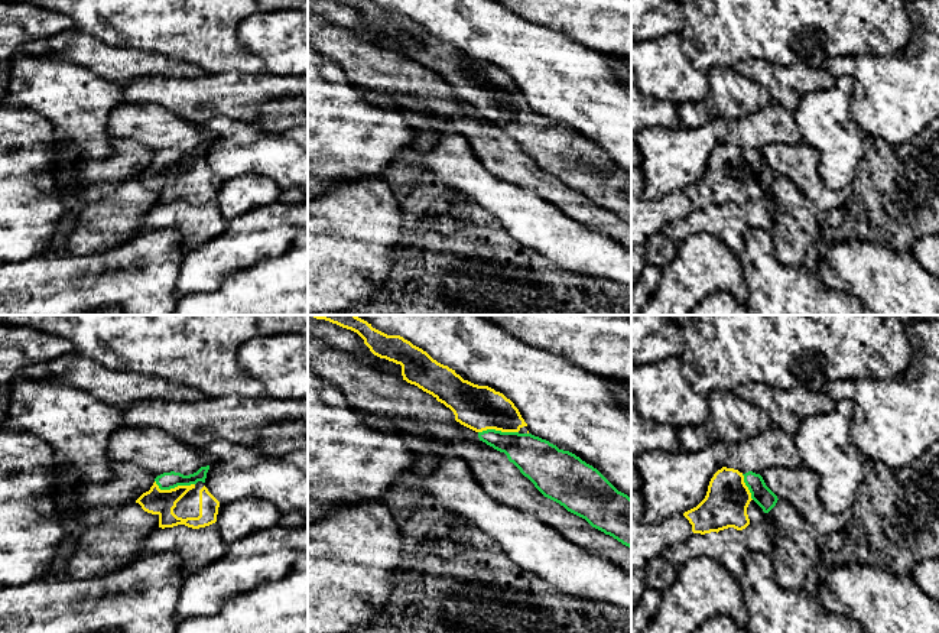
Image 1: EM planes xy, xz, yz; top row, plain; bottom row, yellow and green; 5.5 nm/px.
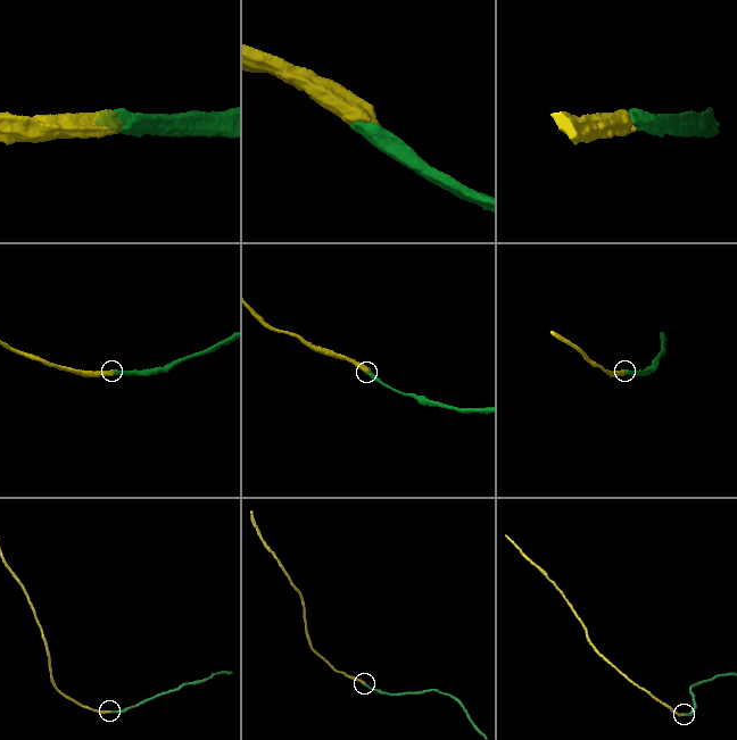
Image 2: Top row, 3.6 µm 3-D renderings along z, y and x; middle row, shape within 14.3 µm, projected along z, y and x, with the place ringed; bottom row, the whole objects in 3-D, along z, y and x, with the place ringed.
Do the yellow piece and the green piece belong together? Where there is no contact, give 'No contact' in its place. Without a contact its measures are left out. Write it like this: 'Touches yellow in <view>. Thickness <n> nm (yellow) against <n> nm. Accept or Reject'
Touches yellow in xy. Thickness 140 nm (yellow) against 100 nm. Accept

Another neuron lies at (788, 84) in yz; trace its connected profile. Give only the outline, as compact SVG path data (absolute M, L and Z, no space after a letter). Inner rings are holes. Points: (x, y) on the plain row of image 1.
M764 59L740 61L732 68L764 87L773 101L790 111L796 110L805 94L829 90L836 82L836 78L822 68L777 65Z

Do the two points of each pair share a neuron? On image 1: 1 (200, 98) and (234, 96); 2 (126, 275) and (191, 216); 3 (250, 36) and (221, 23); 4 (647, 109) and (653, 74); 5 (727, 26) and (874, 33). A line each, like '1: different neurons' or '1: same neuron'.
1: same neuron
2: different neurons
3: different neurons
4: different neurons
5: same neuron

